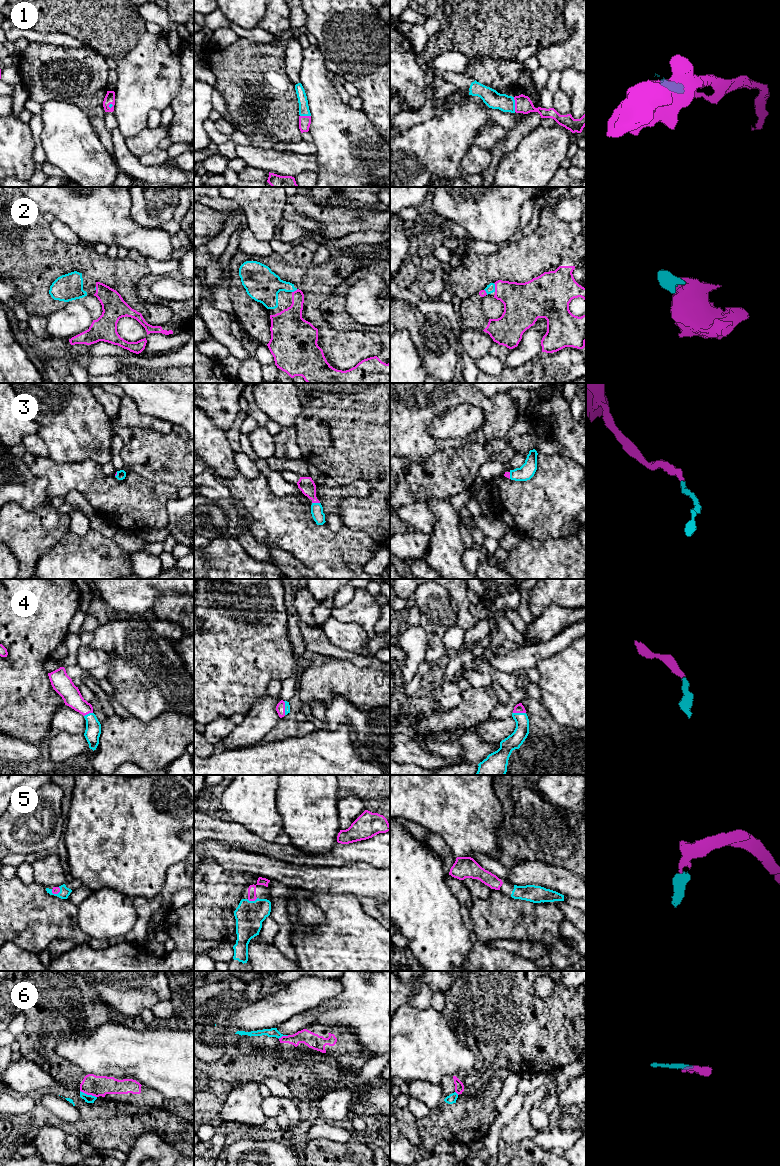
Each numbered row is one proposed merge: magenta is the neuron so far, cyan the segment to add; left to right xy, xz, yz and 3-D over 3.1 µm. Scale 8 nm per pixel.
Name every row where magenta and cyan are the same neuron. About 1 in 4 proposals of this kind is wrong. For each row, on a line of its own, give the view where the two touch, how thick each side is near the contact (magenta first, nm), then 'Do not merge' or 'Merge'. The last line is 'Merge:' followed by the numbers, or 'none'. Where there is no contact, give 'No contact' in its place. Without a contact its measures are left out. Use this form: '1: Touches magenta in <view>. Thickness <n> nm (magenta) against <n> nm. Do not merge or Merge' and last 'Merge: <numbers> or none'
1: Touches magenta in yz. Thickness 140 nm (magenta) against 140 nm. Merge
2: Touches magenta in yz. Thickness 300 nm (magenta) against 70 nm. Merge
3: Touches magenta in xz. Thickness 120 nm (magenta) against 100 nm. Merge
4: Touches magenta in xz. Thickness 80 nm (magenta) against 50 nm. Merge
5: Touches magenta in xz. Thickness 60 nm (magenta) against 240 nm. Merge
6: Touches magenta in xy. Thickness 160 nm (magenta) against 60 nm. Do not merge
Merge: 1, 2, 3, 4, 5

